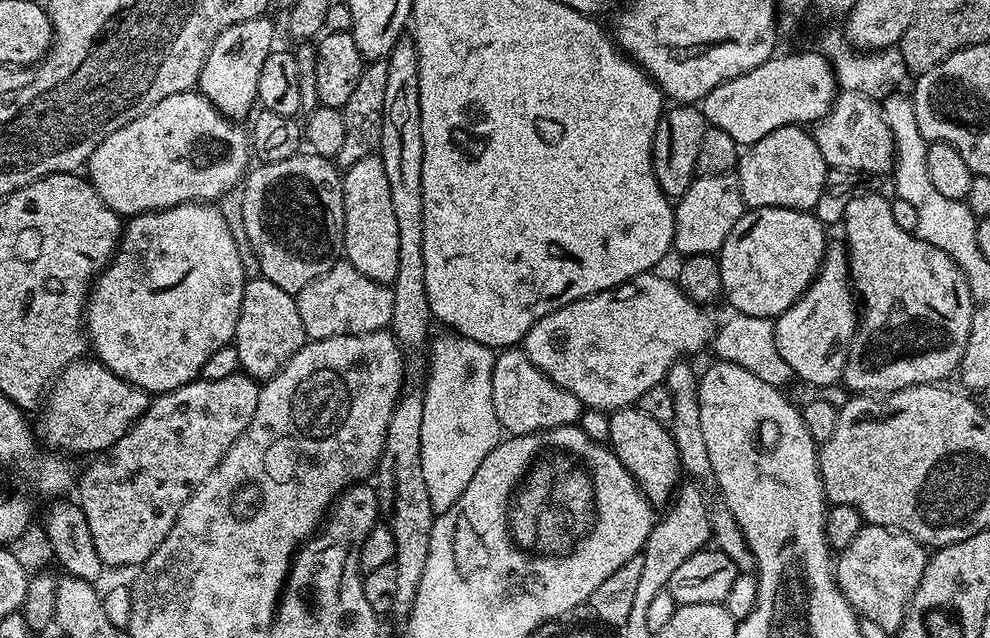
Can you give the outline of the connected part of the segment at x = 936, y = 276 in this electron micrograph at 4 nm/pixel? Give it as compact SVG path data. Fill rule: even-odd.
M876 192L854 195L846 202L842 229L843 243L848 253L848 274L858 297L858 331L852 345L842 377L842 384L852 394L887 394L909 388L915 384L940 384L955 373L962 362L970 326L974 301L964 272L950 254L919 240L915 234L902 230L894 222L892 200Z

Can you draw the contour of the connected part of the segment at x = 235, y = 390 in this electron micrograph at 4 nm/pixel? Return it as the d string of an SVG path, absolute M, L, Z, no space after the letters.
M243 371L230 374L230 378L217 380L191 380L173 392L157 395L149 403L148 409L140 415L139 420L128 429L114 446L99 453L88 464L84 473L79 473L80 509L86 514L86 522L90 525L90 538L94 538L94 550L98 550L98 558L109 569L135 569L162 546L162 538L170 534L170 526L174 526L174 518L182 510L182 506L194 494L198 486L210 478L210 474L222 462L224 455L234 446L234 442L250 426L250 418L254 418L254 410L258 410L258 394L261 385Z

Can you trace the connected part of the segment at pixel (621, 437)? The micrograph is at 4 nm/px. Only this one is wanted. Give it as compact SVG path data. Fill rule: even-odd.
M638 406L620 408L617 412L611 413L607 420L606 440L612 453L635 478L636 484L644 491L644 496L653 509L663 509L671 501L682 480L678 446L674 442L671 431L665 425L659 424L656 419L650 418L650 414L645 414Z

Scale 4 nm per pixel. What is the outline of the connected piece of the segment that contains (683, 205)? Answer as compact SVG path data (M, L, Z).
M732 172L726 174L697 175L690 190L678 197L674 204L674 248L681 257L694 254L707 256L719 253L720 248L734 230L738 218L746 211L740 180Z

